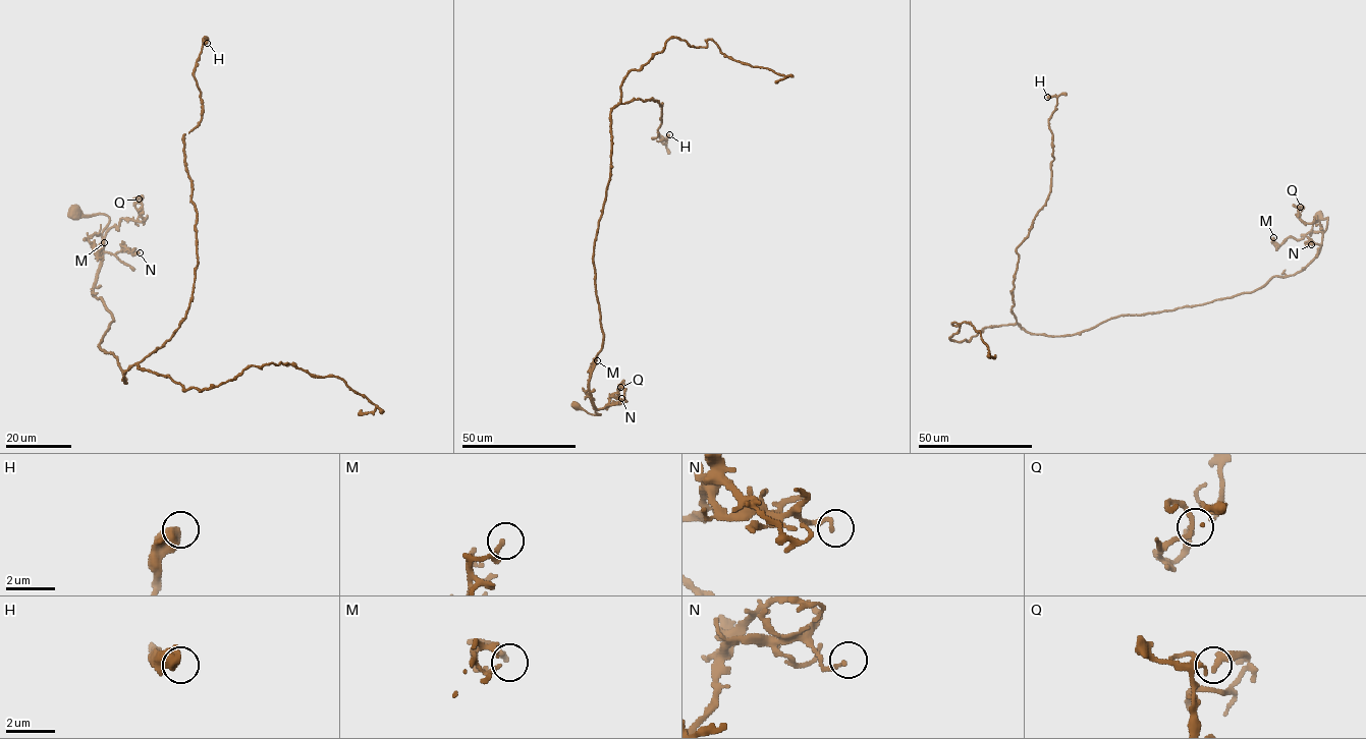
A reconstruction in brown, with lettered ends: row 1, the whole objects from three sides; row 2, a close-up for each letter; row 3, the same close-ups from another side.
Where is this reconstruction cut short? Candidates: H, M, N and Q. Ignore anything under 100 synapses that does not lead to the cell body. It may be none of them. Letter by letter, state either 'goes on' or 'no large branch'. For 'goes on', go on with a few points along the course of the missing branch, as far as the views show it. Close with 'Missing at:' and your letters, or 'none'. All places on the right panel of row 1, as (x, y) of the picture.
H: no large branch
M: no large branch
N: no large branch
Q: no large branch
Missing at: none

